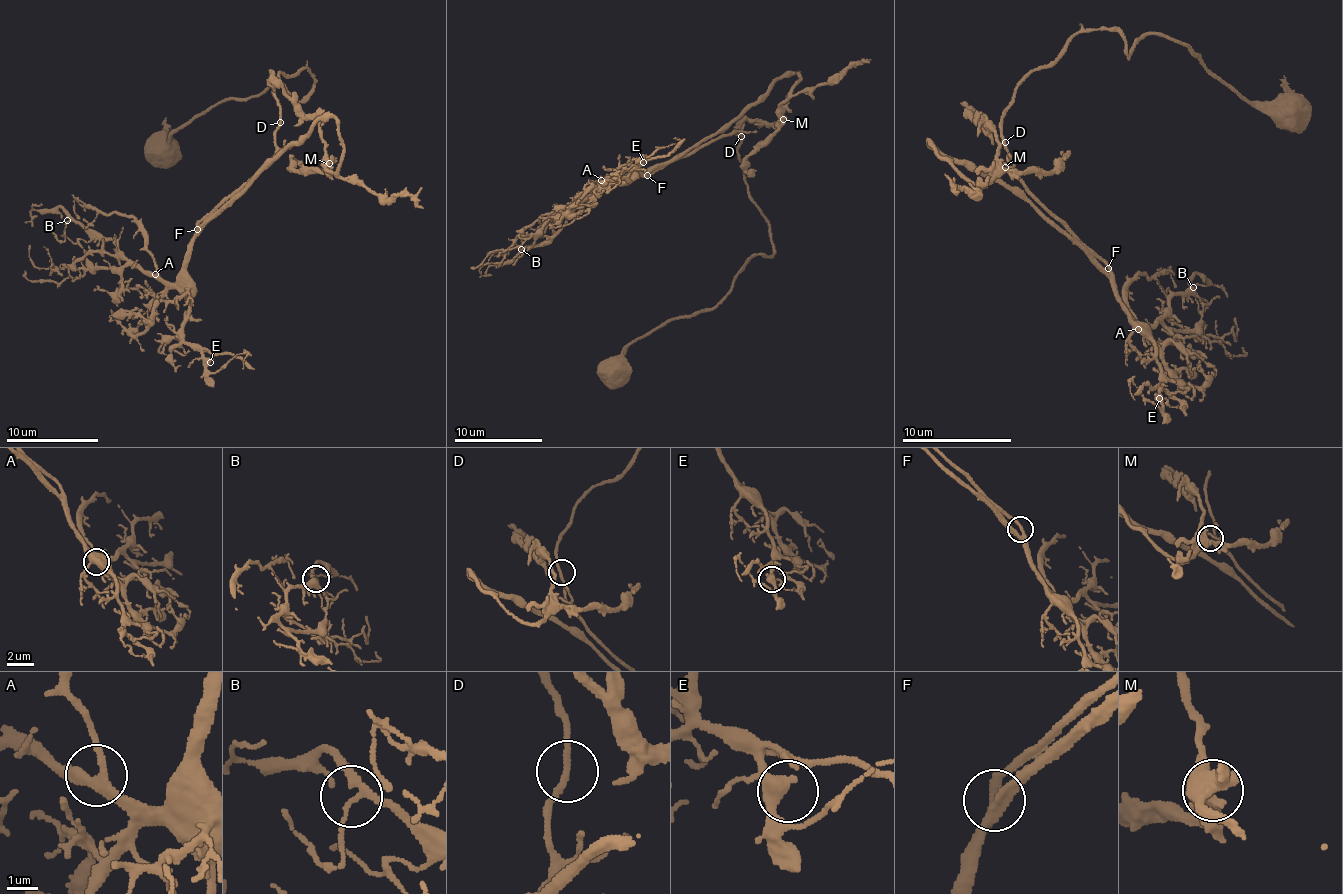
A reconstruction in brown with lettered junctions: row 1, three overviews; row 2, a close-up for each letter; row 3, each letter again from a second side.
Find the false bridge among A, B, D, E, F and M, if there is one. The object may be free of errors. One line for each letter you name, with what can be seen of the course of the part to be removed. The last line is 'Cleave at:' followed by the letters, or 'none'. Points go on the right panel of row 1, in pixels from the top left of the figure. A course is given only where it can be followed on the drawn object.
Cleave at: none

